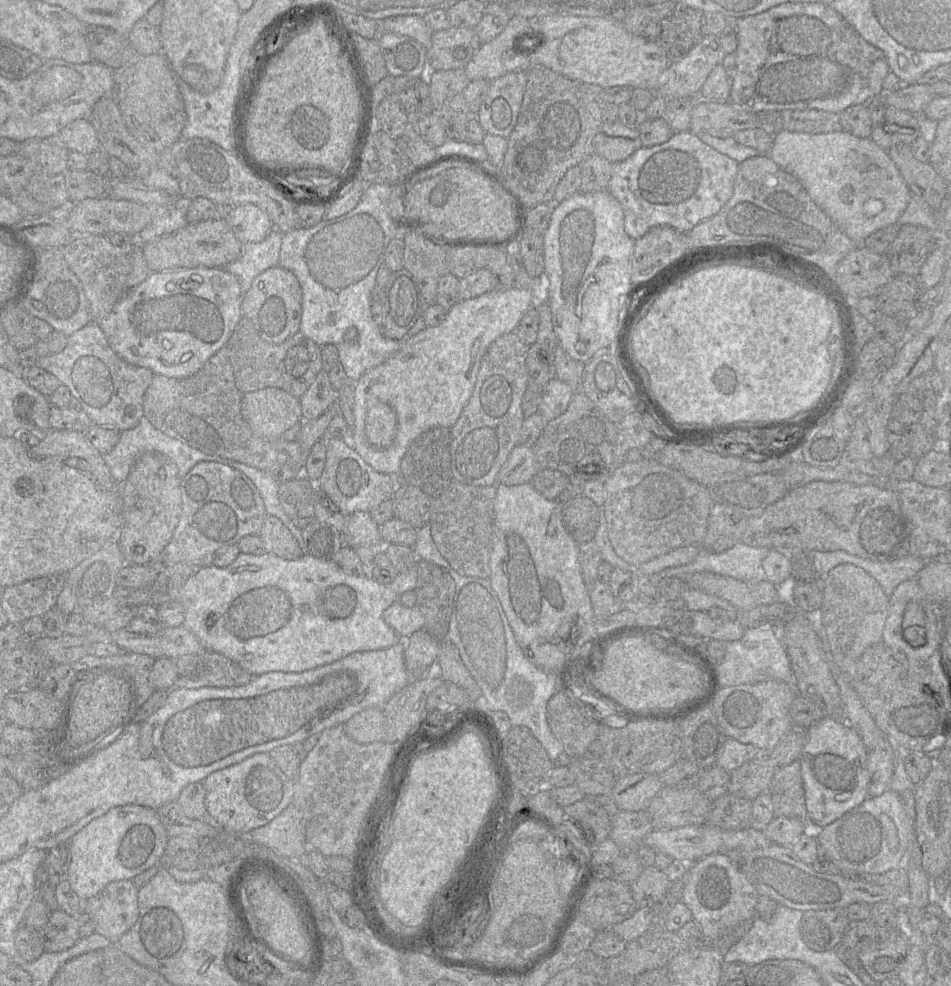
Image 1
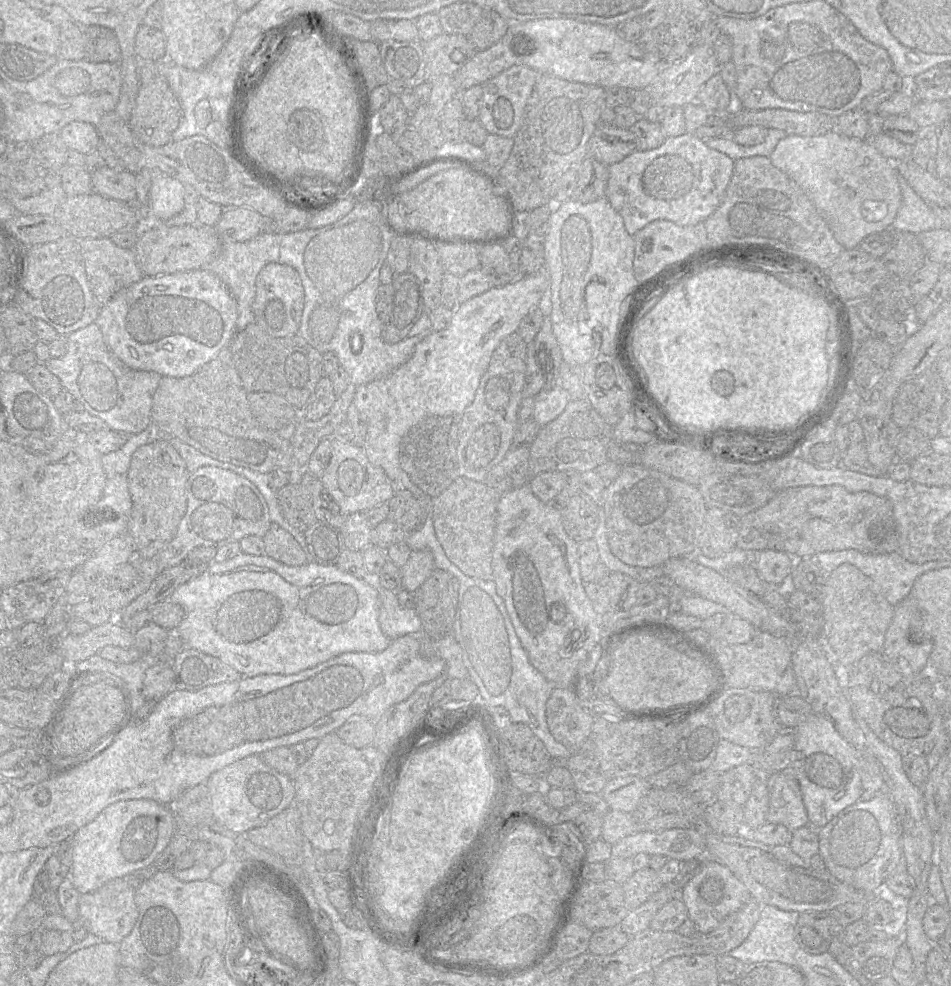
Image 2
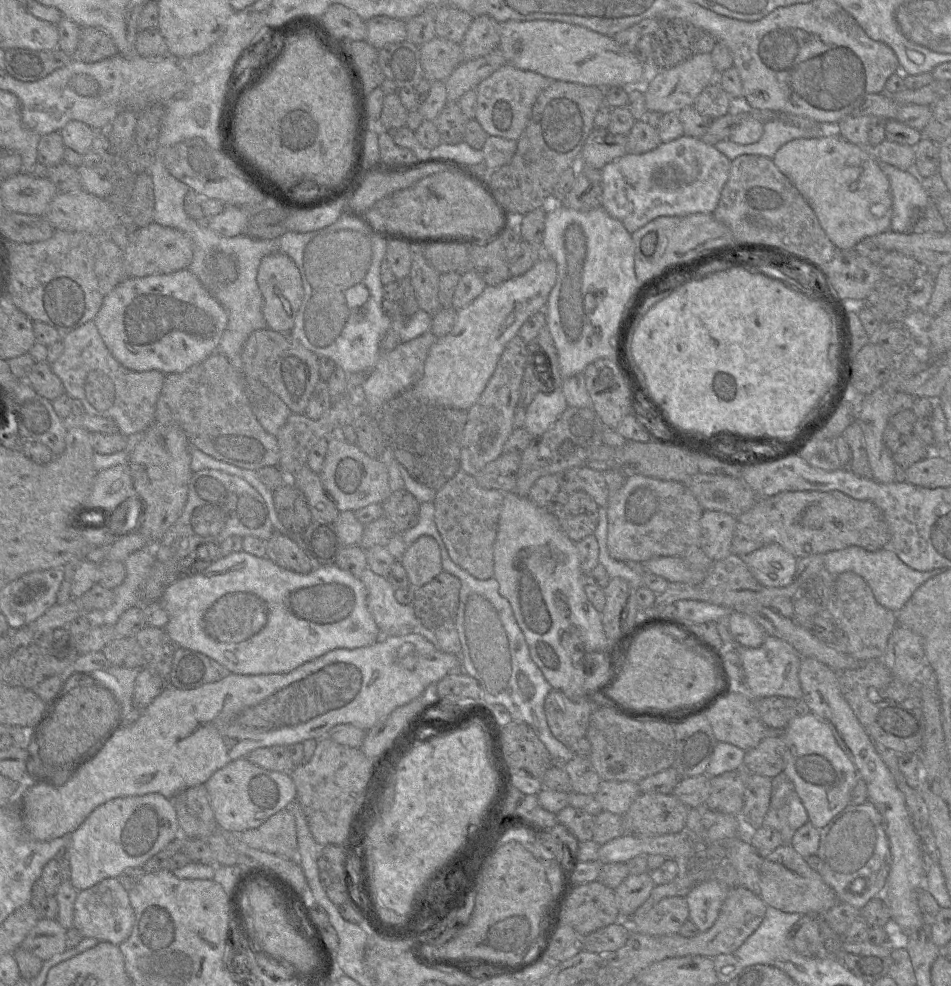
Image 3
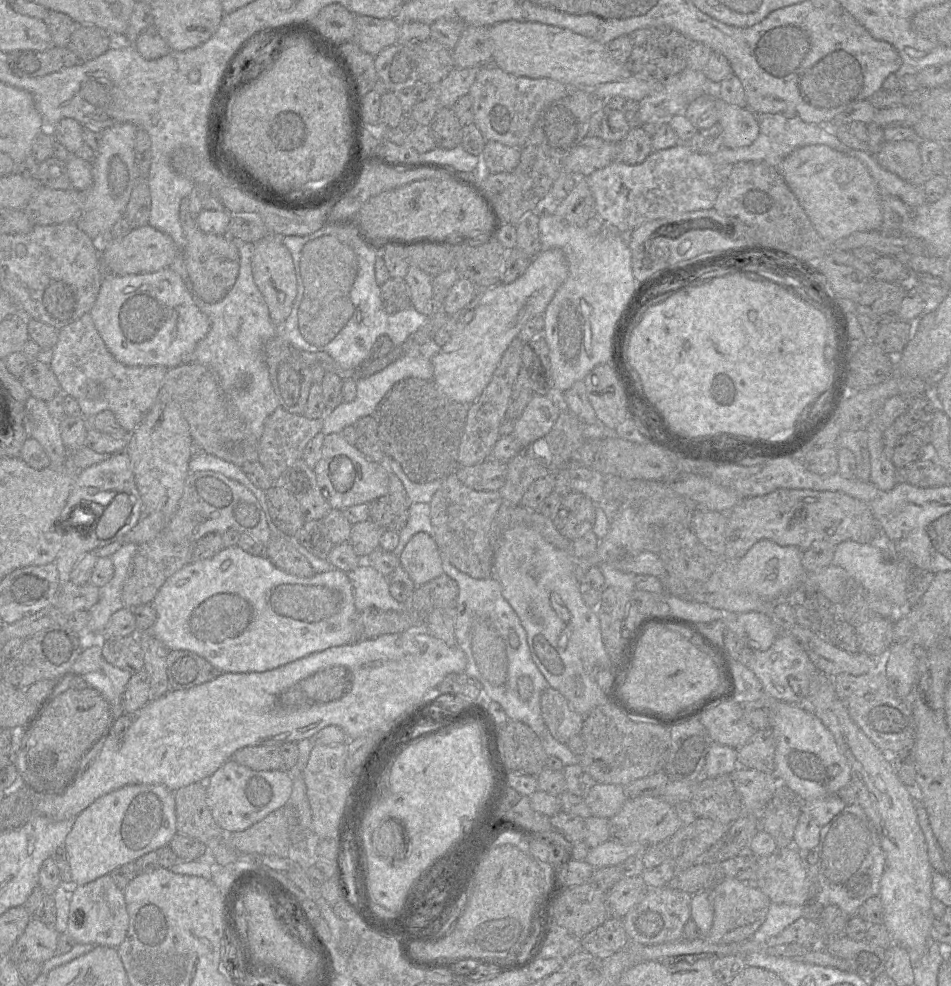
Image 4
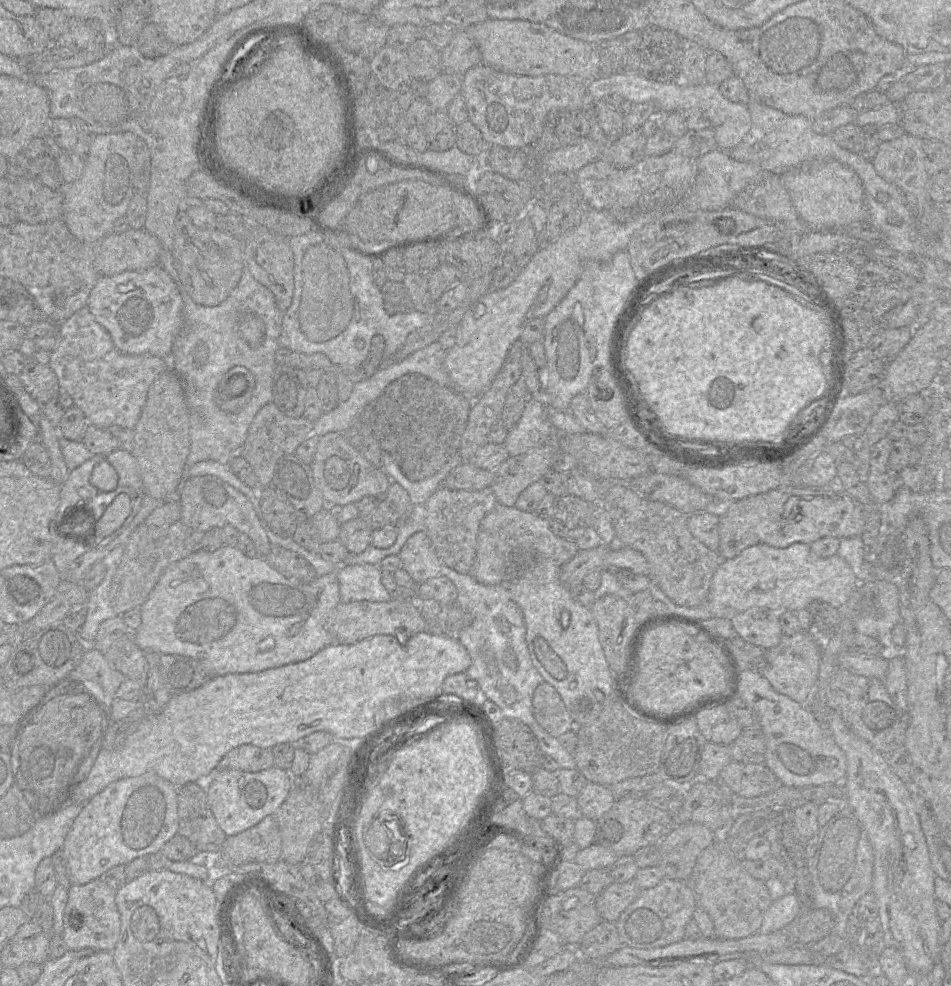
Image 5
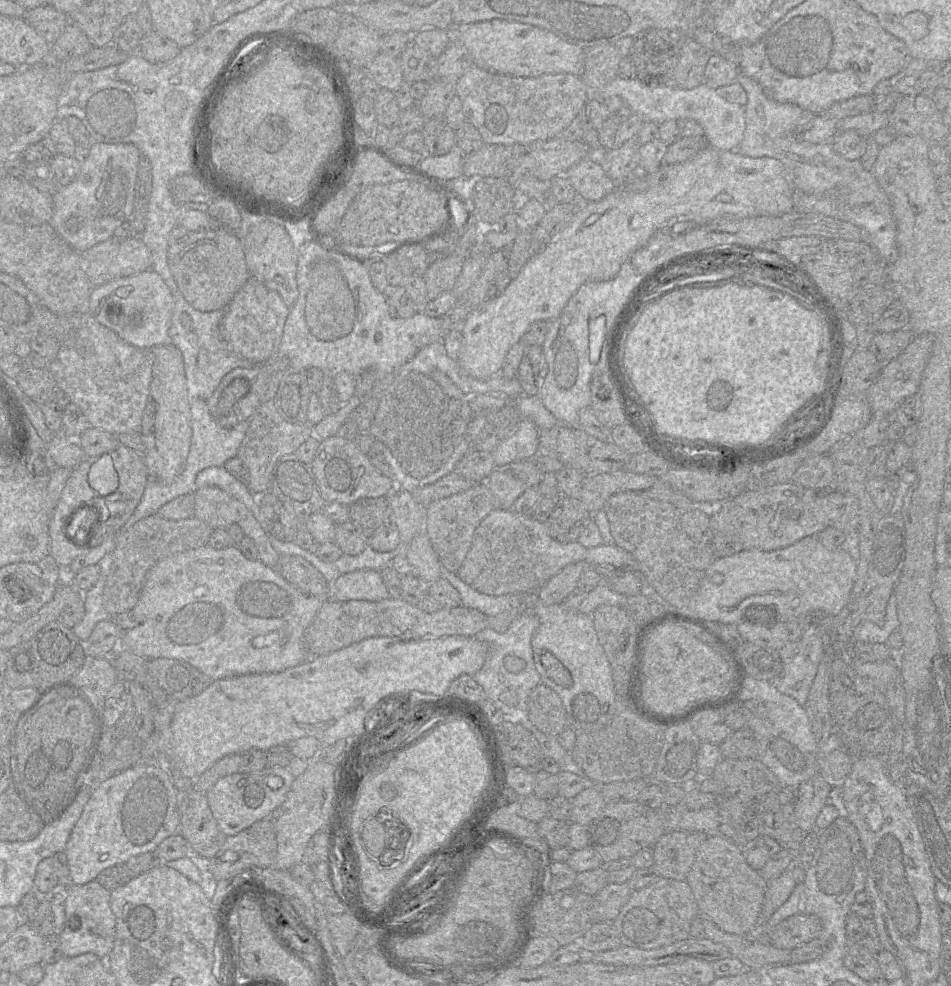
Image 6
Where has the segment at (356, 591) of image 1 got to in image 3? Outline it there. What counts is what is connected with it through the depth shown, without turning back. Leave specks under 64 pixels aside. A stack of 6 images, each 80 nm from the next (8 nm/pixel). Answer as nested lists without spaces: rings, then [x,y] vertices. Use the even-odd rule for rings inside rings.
[[[424,535],[409,545],[399,562],[406,571],[411,588],[419,588],[443,571],[437,542]],[[244,551],[234,552],[225,557],[219,557],[205,570],[181,577],[170,584],[163,592],[159,603],[168,613],[169,621],[164,627],[167,635],[177,648],[185,648],[202,653],[226,667],[231,674],[260,675],[288,673],[303,663],[315,659],[334,649],[355,649],[371,645],[382,636],[366,604],[366,588],[358,577],[341,570],[335,564],[315,566],[306,574],[286,570],[266,556],[258,557]]]

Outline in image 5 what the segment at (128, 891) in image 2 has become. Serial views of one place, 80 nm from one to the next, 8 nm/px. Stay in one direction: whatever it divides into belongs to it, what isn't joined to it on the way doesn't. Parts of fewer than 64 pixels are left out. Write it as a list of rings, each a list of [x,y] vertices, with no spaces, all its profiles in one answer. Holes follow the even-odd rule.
[[[95,879],[87,884],[71,884],[68,888],[68,900],[63,915],[61,934],[68,950],[90,948],[93,951],[112,952],[121,929],[120,914],[116,906],[113,890],[103,880]]]

